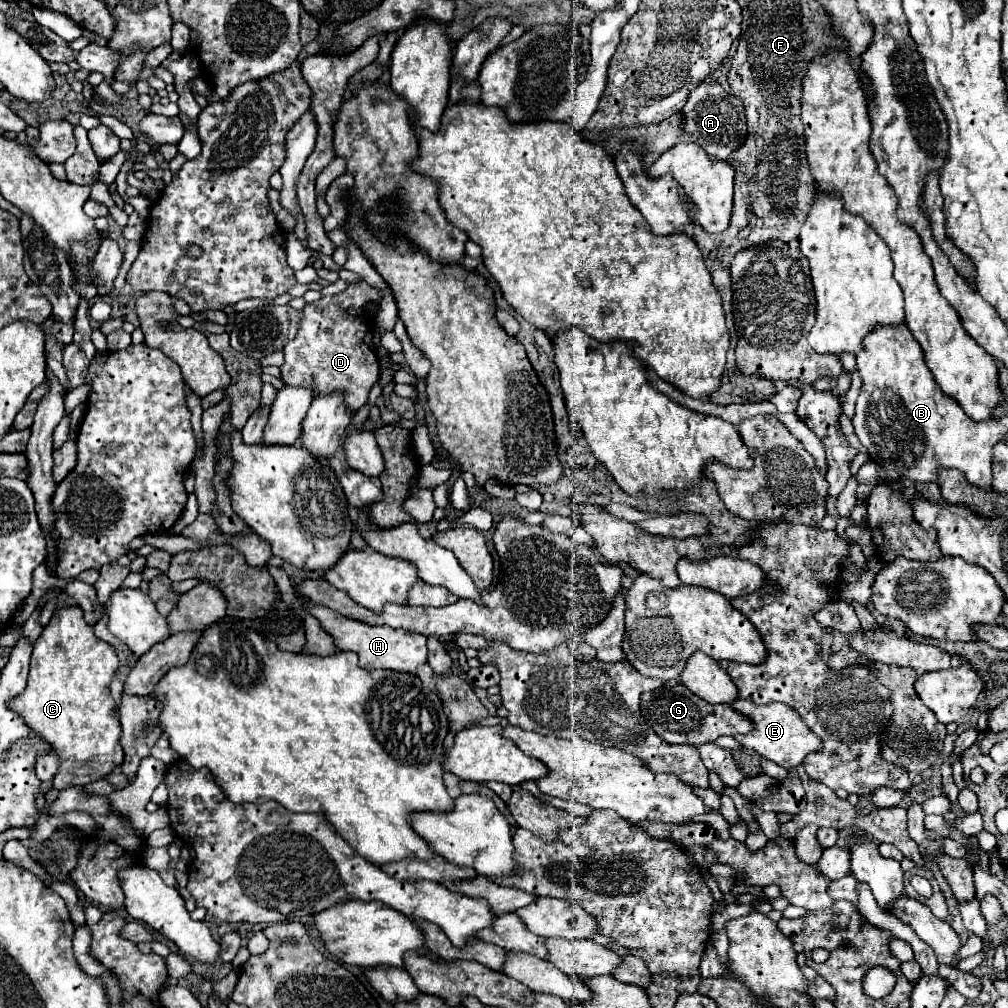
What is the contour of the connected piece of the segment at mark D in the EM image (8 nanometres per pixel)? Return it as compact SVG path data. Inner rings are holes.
M360 280L352 282L342 294L322 296L318 302L304 306L298 336L284 346L282 380L290 386L312 386L316 394L344 392L344 400L352 410L364 406L380 374L376 350L364 344L364 334L370 330L368 304L376 302L380 302L378 290Z

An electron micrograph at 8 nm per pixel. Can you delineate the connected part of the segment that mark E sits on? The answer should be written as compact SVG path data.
M736 698L732 702L732 708L738 710L742 716L750 718L754 728L748 732L748 734L738 734L736 740L744 746L744 748L754 748L758 750L760 756L776 762L778 766L790 770L790 768L796 768L802 764L802 760L810 754L810 752L818 752L822 750L822 742L816 738L816 734L812 730L808 730L806 722L802 722L802 716L792 710L790 706L786 704L754 704L750 702L750 698Z

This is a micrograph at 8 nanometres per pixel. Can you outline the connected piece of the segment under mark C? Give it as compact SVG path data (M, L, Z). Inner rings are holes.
M56 608L52 620L34 644L26 690L10 700L10 710L50 742L58 754L60 770L52 780L56 790L96 782L124 760L120 724L114 718L114 700L110 694L116 668L118 658L112 646L94 636L92 626L82 618L82 608Z

